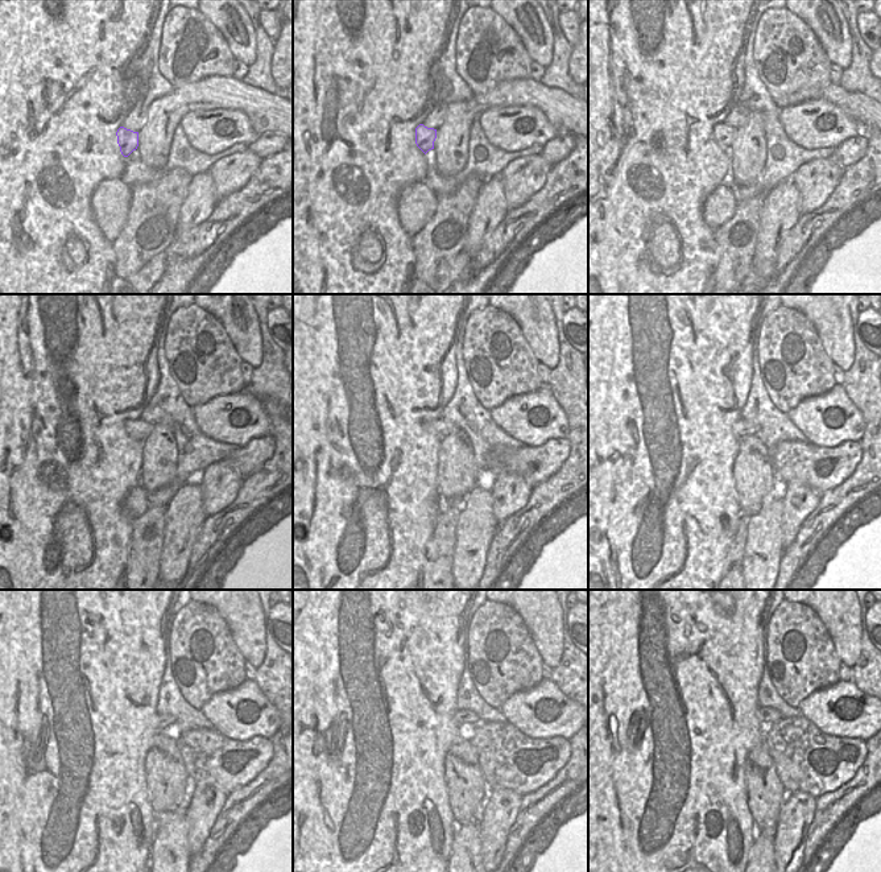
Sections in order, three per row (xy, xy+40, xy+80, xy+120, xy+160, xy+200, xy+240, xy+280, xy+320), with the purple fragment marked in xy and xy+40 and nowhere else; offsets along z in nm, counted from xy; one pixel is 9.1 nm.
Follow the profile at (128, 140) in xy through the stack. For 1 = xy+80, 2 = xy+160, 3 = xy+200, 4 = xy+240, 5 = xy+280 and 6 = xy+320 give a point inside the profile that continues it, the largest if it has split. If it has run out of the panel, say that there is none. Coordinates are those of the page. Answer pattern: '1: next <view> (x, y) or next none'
1: next xy+80 (723, 135)
2: next xy+160 (442, 428)
3: next xy+200 (740, 429)
4: next xy+240 (161, 720)
5: next xy+280 (462, 716)
6: next xy+320 (768, 715)

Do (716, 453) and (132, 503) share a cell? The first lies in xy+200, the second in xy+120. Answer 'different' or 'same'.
different

